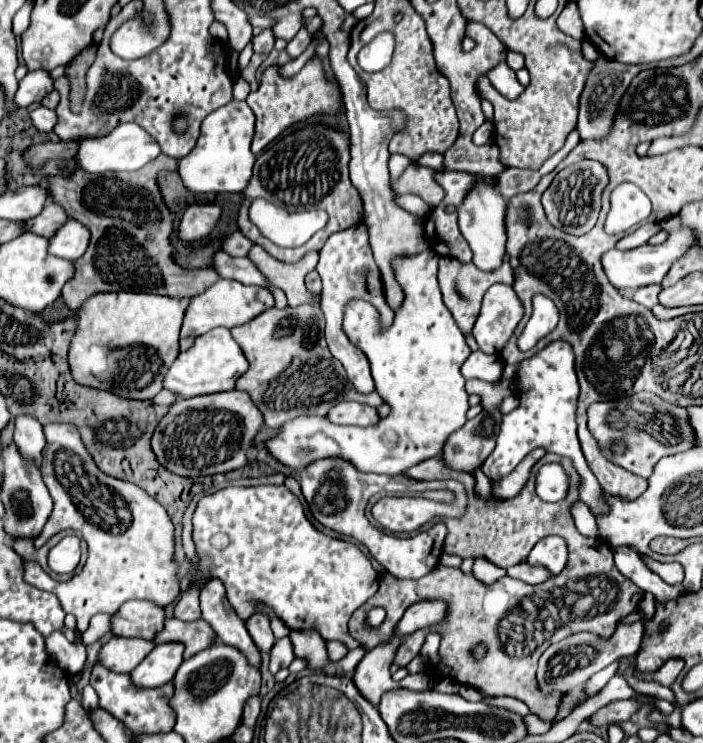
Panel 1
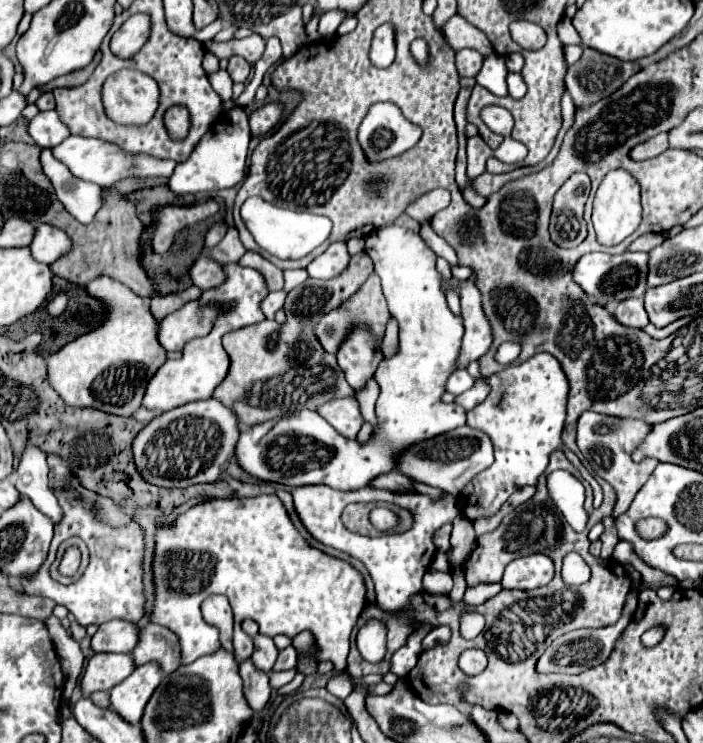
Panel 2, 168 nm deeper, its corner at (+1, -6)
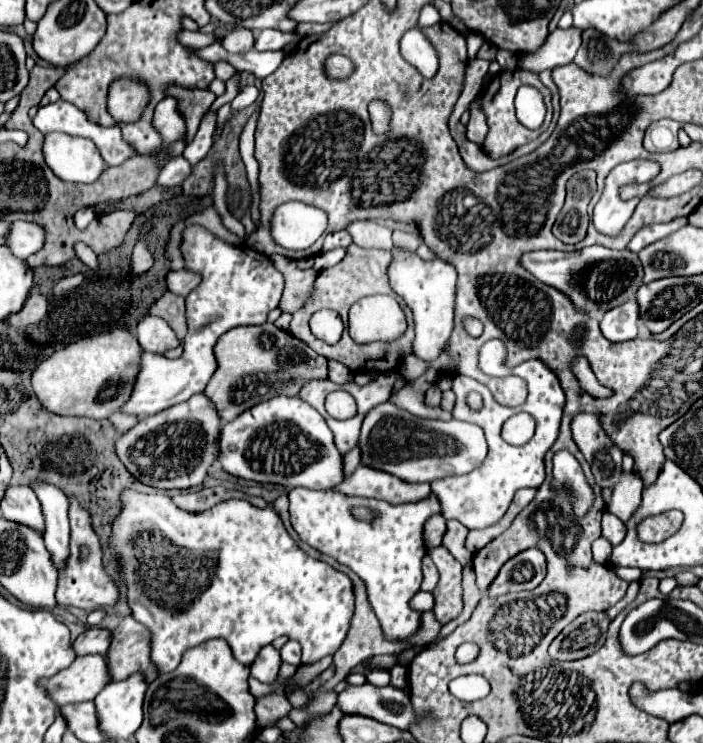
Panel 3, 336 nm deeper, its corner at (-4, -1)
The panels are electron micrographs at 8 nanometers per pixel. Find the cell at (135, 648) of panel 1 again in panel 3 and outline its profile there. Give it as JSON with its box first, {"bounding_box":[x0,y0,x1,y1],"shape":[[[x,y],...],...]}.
{"bounding_box":[45,655,109,707],"shape":[[[83,655],[77,657],[67,671],[59,671],[53,679],[45,679],[45,687],[49,687],[51,699],[61,707],[67,703],[93,701],[109,679],[105,655]]]}

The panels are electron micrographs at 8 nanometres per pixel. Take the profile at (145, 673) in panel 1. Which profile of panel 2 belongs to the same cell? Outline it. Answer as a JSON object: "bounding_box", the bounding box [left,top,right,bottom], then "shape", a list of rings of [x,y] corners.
{"bounding_box":[110,664,162,724],"shape":[[[158,664],[138,666],[124,682],[110,690],[110,710],[114,710],[122,720],[138,724],[146,702],[162,680]]]}

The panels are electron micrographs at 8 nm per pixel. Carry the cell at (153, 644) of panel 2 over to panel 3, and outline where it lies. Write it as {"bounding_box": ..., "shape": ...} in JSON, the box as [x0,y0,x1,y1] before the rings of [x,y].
{"bounding_box":[107,615,159,683],"shape":[[[127,615],[117,629],[113,629],[113,647],[107,653],[109,675],[113,681],[125,679],[135,671],[145,673],[147,683],[159,677],[151,661],[151,633],[145,625]]]}

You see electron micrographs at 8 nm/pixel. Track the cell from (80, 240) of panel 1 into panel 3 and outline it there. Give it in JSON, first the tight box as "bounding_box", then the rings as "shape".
{"bounding_box":[9,221,45,259],"shape":[[[15,221],[13,231],[9,233],[9,249],[21,257],[27,259],[29,255],[37,253],[45,245],[45,229],[39,223],[31,221]]]}

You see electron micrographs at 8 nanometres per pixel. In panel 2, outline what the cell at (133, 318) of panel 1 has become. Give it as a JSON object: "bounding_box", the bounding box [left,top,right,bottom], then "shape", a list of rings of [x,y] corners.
{"bounding_box":[46,276,166,416],"shape":[[[98,276],[86,290],[104,302],[108,318],[100,328],[68,342],[46,358],[48,382],[70,408],[96,408],[114,416],[132,416],[142,404],[148,380],[166,362],[166,350],[156,338],[158,322],[146,302],[118,280]]]}

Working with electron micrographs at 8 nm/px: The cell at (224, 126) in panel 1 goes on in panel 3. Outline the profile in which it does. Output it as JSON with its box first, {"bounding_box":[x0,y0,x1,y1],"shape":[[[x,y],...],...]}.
{"bounding_box":[157,157,193,187],"shape":[[[175,157],[171,161],[165,163],[165,167],[161,169],[161,175],[157,179],[159,185],[163,187],[177,187],[181,185],[189,175],[193,173],[191,163],[185,157]]]}

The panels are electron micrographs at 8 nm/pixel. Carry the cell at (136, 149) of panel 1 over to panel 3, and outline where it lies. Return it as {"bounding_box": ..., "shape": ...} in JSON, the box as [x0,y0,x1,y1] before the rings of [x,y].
{"bounding_box":[43,133,107,183],"shape":[[[65,133],[45,135],[43,155],[51,171],[63,181],[93,183],[107,167],[91,139]]]}

